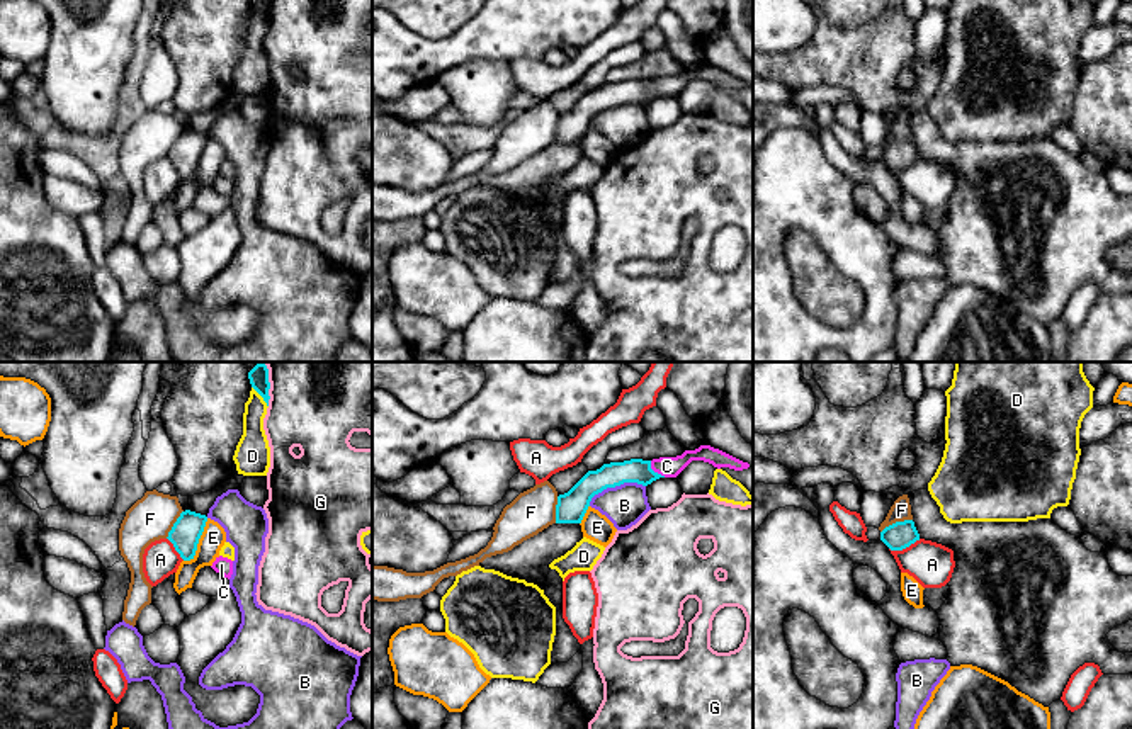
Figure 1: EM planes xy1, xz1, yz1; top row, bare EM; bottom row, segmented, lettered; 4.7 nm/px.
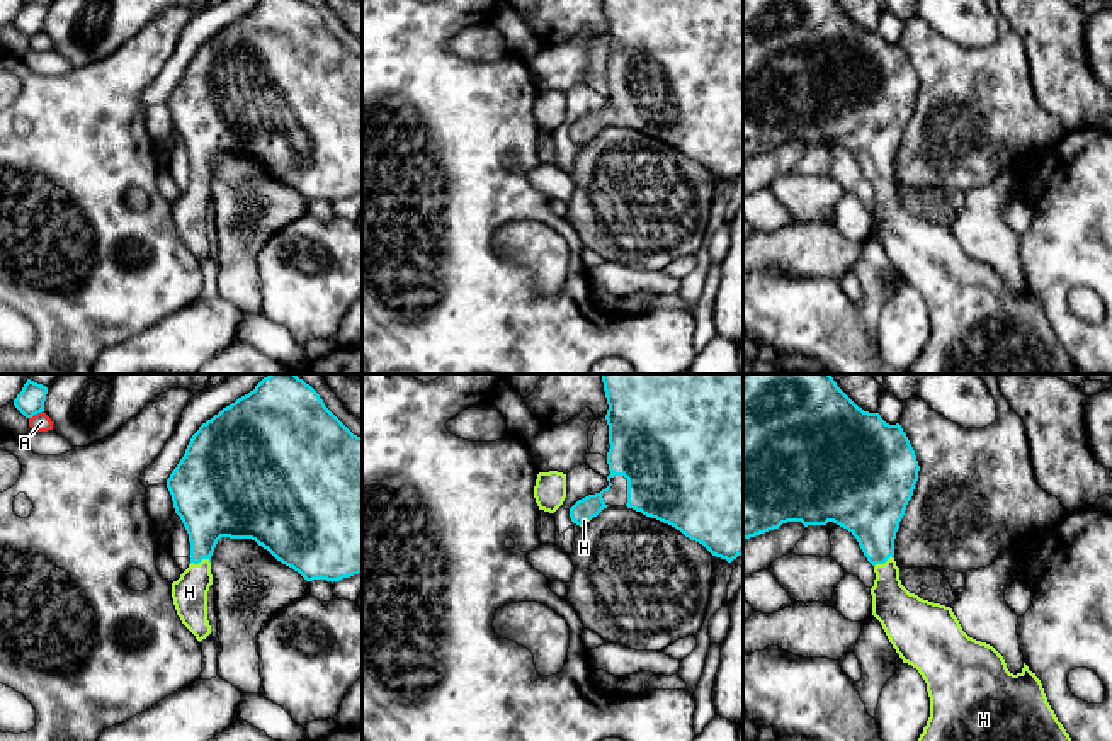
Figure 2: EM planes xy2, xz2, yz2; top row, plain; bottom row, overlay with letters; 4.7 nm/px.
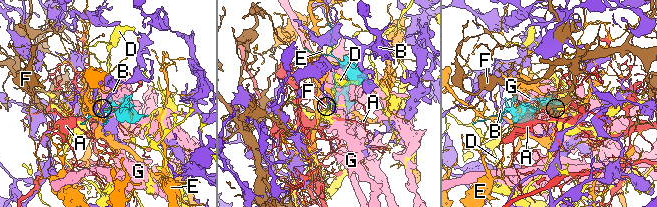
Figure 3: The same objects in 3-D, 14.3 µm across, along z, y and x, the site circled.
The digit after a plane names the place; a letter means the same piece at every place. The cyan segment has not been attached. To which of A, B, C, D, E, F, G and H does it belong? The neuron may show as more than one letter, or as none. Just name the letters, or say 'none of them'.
H

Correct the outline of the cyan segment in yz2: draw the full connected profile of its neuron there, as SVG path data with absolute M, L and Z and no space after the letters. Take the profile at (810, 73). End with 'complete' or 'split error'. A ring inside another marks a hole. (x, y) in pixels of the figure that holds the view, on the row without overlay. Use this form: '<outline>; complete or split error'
M743 0L743 160L779 148L787 141L801 141L804 146L833 141L847 148L857 158L864 175L874 185L876 192L874 206L871 207L872 235L881 241L889 262L903 282L918 289L927 303L930 316L930 337L927 345L918 360L903 374L1076 374L1078 369L1051 328L1041 299L1025 282L1020 292L1010 292L1003 275L993 265L976 260L962 250L950 226L923 219L901 204L899 187L893 177L894 158L906 124L913 116L918 90L920 85L915 70L901 44L889 44L879 32L869 32L859 27L835 0Z; split error

